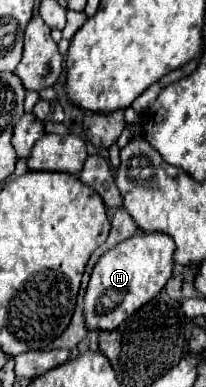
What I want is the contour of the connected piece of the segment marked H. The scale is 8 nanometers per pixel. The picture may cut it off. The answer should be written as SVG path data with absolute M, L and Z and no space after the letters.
M136 232L132 238L104 252L92 270L84 296L84 316L88 330L114 330L134 310L152 300L166 286L174 272L174 246L176 244L172 244L172 238L164 236L164 232L148 232L148 236L144 236L144 232Z

